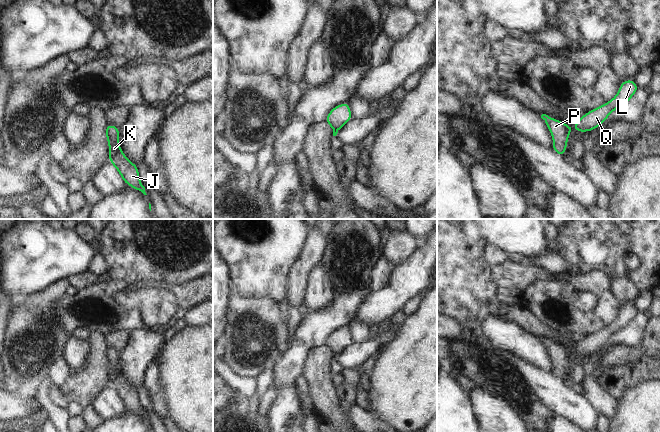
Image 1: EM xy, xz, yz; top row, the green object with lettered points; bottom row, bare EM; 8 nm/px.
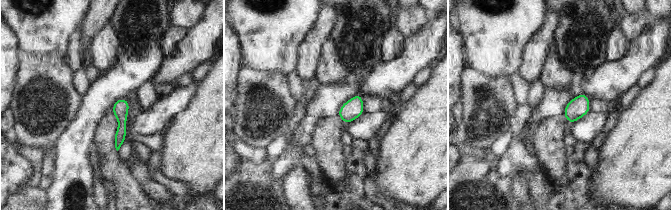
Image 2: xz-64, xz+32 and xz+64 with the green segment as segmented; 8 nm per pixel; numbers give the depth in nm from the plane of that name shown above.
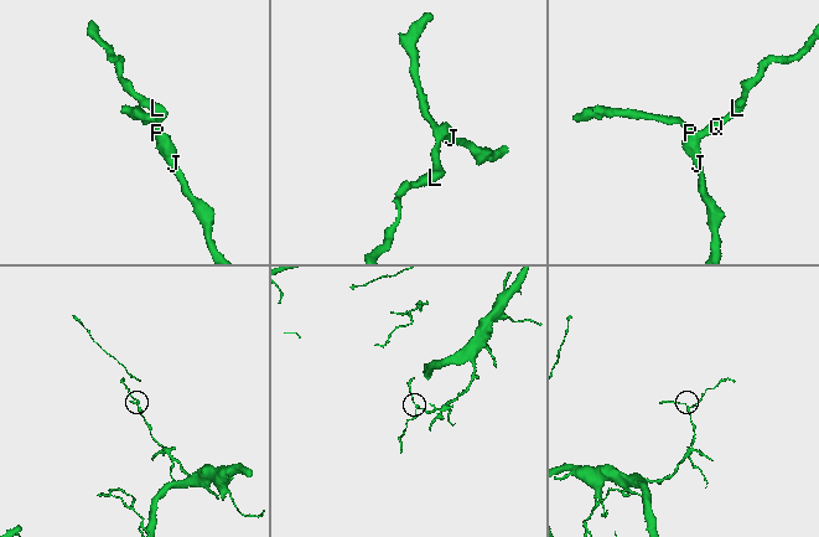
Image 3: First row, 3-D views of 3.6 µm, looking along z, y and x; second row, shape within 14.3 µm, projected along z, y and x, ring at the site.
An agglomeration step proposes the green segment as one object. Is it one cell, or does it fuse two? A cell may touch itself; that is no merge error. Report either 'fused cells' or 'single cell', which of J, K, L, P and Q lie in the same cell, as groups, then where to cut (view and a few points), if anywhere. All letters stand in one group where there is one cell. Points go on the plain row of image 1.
single cell; J K L P Q; no cut

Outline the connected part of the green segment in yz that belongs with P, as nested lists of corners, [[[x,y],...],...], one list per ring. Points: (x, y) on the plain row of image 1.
[[[542,338],[541,342],[547,348],[553,361],[552,373],[559,379],[565,380],[567,364],[571,356],[571,350],[566,349],[562,345],[555,344],[546,338]]]

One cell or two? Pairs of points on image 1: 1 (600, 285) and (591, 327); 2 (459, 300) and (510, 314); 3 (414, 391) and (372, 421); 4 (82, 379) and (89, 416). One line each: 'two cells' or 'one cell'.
1: one cell
2: two cells
3: two cells
4: two cells

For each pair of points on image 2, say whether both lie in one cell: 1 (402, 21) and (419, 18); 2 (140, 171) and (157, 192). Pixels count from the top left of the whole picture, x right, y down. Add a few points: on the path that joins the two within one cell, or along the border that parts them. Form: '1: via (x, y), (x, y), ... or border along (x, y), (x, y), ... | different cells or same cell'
1: via (406, 21), (415, 18) | same cell
2: via (141, 176), (152, 187) | same cell

